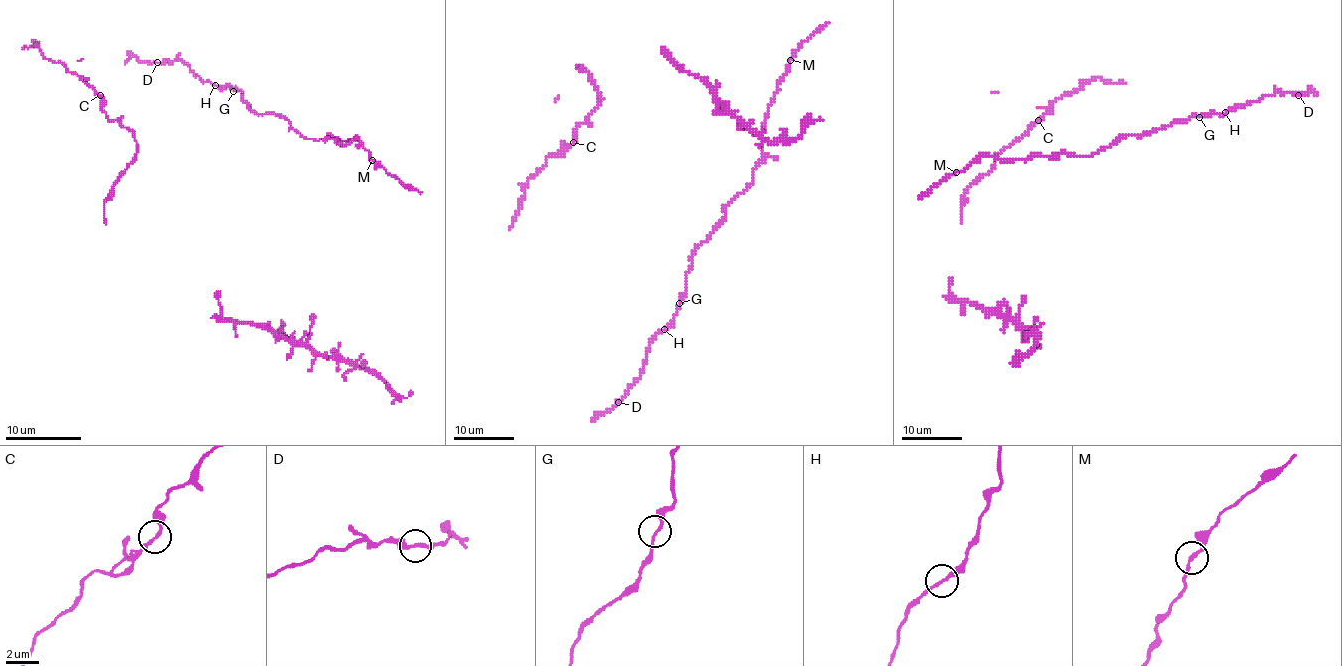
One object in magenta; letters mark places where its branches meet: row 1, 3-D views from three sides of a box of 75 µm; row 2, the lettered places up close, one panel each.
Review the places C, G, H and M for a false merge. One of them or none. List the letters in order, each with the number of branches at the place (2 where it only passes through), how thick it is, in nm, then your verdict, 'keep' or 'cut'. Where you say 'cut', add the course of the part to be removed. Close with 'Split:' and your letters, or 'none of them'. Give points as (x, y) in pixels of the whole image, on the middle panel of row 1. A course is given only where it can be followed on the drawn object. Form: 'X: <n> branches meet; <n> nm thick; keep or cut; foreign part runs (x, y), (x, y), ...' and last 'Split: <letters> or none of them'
C: 2 branches meet; 180 nm thick; keep
G: 2 branches meet; 170 nm thick; keep
H: 2 branches meet; 190 nm thick; keep
M: 2 branches meet; 190 nm thick; keep
Split: none of them

